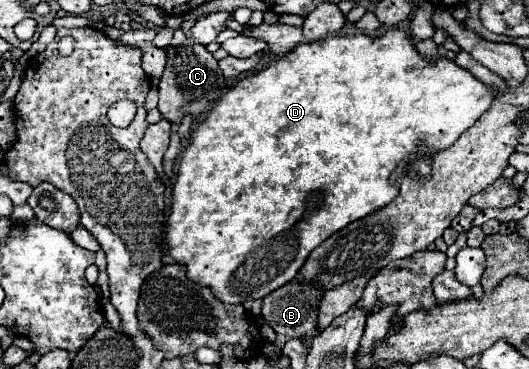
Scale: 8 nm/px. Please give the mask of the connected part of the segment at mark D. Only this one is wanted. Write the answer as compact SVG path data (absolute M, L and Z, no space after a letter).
M389 29L387 35L377 39L371 39L367 35L355 35L355 37L331 35L315 43L297 45L291 53L281 57L277 63L237 81L237 85L213 105L205 121L191 133L189 145L183 151L179 161L177 181L173 185L173 195L171 195L171 215L167 219L167 235L165 235L169 255L175 259L175 263L187 267L187 277L191 281L201 283L201 287L209 287L221 303L237 305L249 299L261 299L271 291L279 289L281 285L289 283L303 267L307 255L315 247L319 247L319 243L323 243L335 231L347 227L349 223L365 217L371 211L381 209L383 205L391 203L397 197L399 188L389 183L389 175L397 167L397 163L405 157L405 153L415 151L419 139L423 139L427 147L435 147L435 149L449 147L451 143L455 143L455 139L459 139L463 131L467 131L489 109L493 97L495 97L493 89L485 87L467 69L457 67L453 61L449 59L425 61L415 51L411 37L403 29Z

